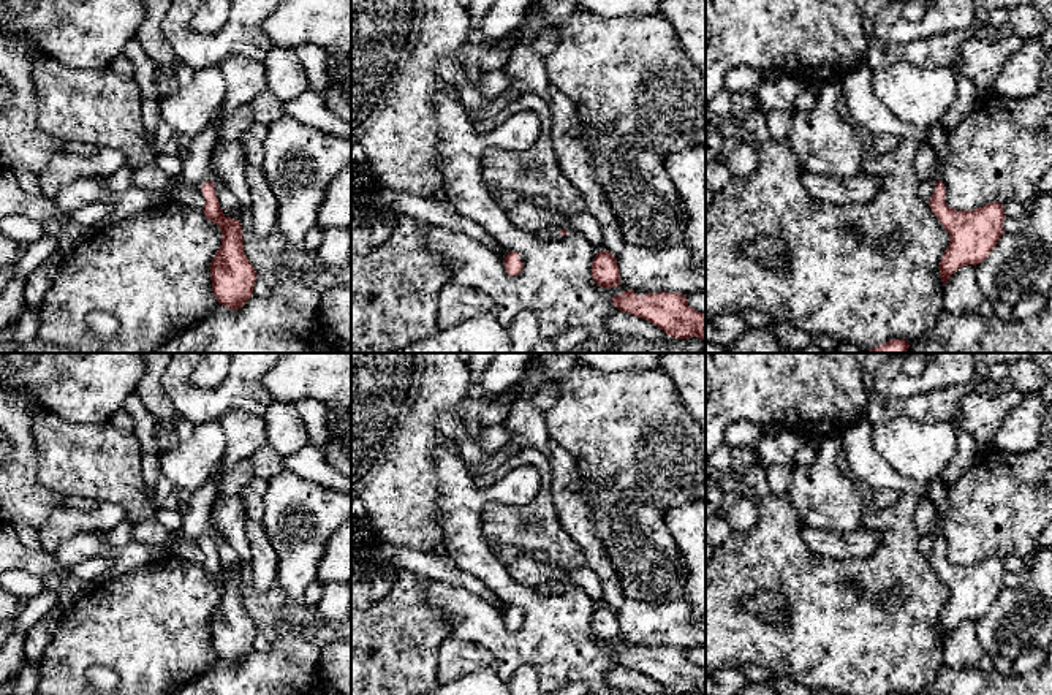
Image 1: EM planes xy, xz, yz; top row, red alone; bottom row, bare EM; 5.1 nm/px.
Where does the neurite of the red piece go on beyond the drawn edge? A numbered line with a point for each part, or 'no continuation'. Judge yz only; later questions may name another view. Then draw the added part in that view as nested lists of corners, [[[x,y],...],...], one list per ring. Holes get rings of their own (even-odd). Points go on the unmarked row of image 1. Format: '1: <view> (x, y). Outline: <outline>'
no continuation

